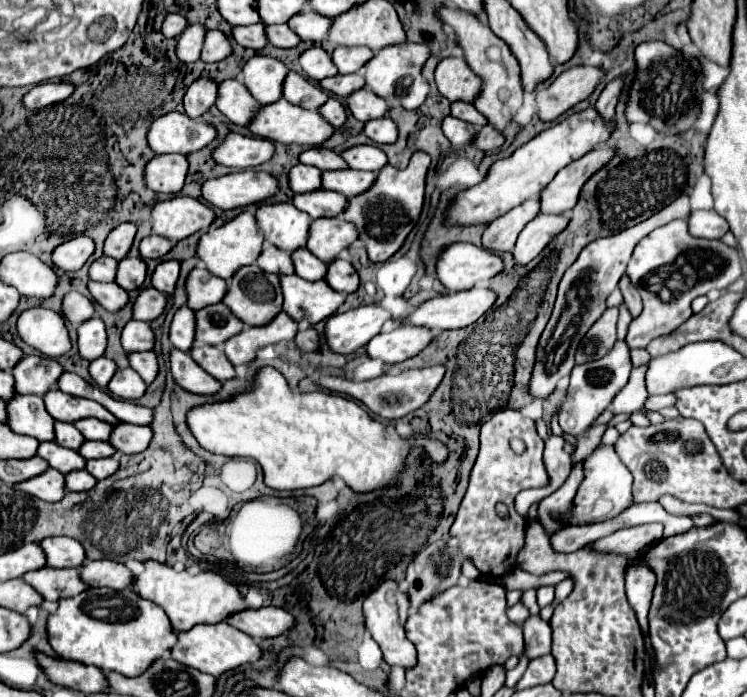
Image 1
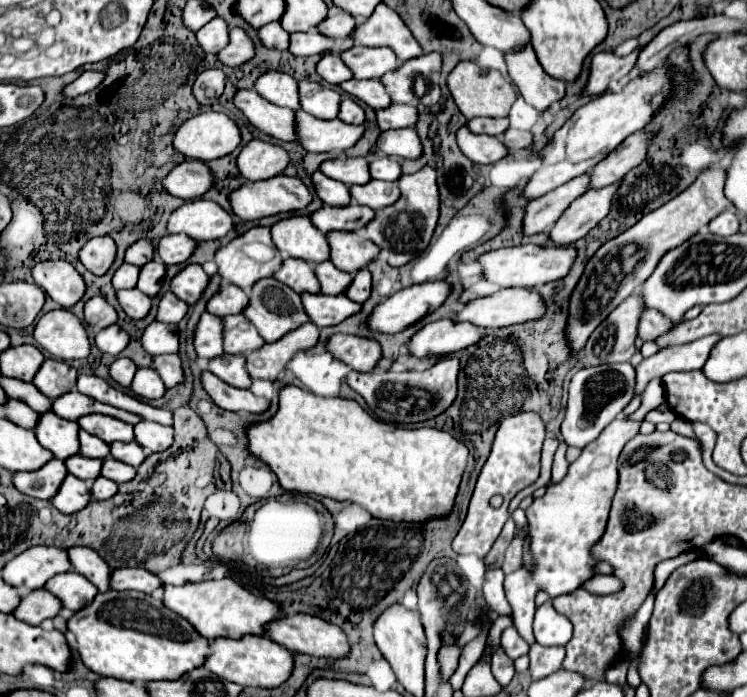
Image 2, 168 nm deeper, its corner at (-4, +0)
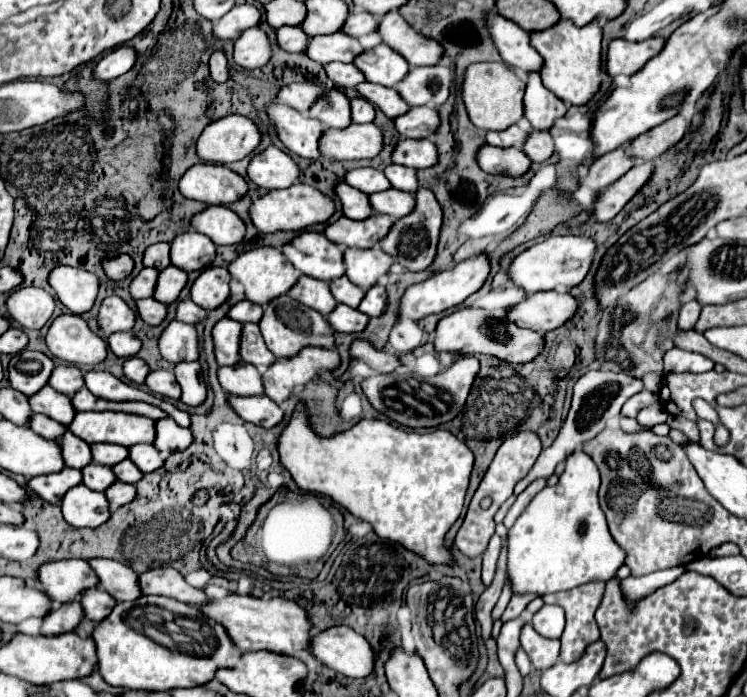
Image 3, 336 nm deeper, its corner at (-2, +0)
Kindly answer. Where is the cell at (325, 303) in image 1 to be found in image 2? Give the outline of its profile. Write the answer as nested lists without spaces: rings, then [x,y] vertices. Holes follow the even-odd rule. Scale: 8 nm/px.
[[[302,295],[302,303],[318,327],[338,325],[344,319],[362,311],[360,303],[352,303],[346,295]]]

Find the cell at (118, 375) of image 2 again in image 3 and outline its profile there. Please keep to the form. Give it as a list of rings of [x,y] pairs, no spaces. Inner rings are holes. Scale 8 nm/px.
[[[130,357],[130,359],[126,359],[124,361],[124,375],[132,381],[132,383],[138,383],[138,385],[142,385],[144,383],[144,379],[146,379],[146,375],[148,375],[148,365],[142,361],[142,359],[138,359],[138,357]]]

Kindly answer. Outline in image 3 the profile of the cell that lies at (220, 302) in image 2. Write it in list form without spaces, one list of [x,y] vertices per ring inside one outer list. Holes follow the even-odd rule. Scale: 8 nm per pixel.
[[[242,299],[242,301],[238,301],[236,305],[230,307],[228,317],[234,319],[234,321],[240,321],[240,323],[248,323],[248,321],[258,323],[260,317],[262,317],[262,307],[248,301],[248,299]]]

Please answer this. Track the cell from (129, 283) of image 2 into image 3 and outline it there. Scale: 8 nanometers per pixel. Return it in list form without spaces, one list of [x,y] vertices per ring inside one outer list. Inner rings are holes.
[[[144,267],[130,283],[130,295],[134,299],[144,299],[144,297],[152,297],[154,285],[156,285],[156,277],[158,271],[154,267]]]

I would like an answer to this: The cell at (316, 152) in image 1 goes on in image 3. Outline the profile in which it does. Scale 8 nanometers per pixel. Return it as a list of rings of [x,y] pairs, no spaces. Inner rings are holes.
[[[358,167],[352,169],[344,175],[344,183],[364,191],[364,193],[376,193],[376,191],[386,191],[390,189],[390,181],[384,177],[382,171],[372,169],[372,167]]]

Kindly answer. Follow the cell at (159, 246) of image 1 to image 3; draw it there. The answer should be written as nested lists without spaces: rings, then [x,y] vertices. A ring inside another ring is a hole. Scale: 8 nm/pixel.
[[[186,231],[174,237],[170,243],[170,261],[182,271],[204,269],[212,263],[216,253],[216,245],[198,231]]]

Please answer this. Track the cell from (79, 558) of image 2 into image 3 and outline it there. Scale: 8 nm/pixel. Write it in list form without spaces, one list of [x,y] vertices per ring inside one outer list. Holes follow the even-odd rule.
[[[88,559],[88,563],[98,575],[100,587],[108,591],[116,601],[134,601],[142,595],[136,581],[138,573],[130,571],[130,567],[112,559]]]

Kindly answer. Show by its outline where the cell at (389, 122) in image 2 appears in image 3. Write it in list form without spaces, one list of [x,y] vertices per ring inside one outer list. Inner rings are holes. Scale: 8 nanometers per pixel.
[[[410,107],[406,115],[398,115],[394,119],[394,127],[402,137],[406,139],[424,139],[424,137],[434,137],[436,127],[438,127],[438,113],[432,107]]]

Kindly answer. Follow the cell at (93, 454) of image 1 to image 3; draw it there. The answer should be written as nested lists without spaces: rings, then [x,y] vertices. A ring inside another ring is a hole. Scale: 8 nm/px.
[[[148,443],[148,445],[134,445],[134,447],[128,447],[130,455],[128,459],[142,471],[142,473],[150,473],[150,471],[156,471],[158,467],[162,467],[164,459],[160,457],[160,453]]]

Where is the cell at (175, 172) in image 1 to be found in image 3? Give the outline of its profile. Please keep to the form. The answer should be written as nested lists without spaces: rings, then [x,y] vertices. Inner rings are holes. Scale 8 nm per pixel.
[[[198,163],[180,177],[178,189],[188,199],[196,199],[208,205],[228,205],[238,201],[250,187],[226,165]]]

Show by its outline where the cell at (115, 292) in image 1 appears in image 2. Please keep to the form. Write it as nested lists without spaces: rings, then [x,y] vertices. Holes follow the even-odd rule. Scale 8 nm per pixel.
[[[138,289],[118,291],[118,301],[126,311],[126,315],[132,319],[144,319],[152,309],[152,299]]]

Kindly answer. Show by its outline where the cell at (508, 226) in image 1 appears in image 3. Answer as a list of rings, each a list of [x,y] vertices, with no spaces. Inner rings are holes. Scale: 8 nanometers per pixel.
[[[622,149],[606,153],[604,157],[596,159],[590,167],[588,167],[588,175],[578,179],[580,187],[588,187],[594,193],[602,191],[604,187],[612,185],[616,179],[620,179],[630,167],[634,165],[634,159],[630,159],[628,155],[622,153]]]

